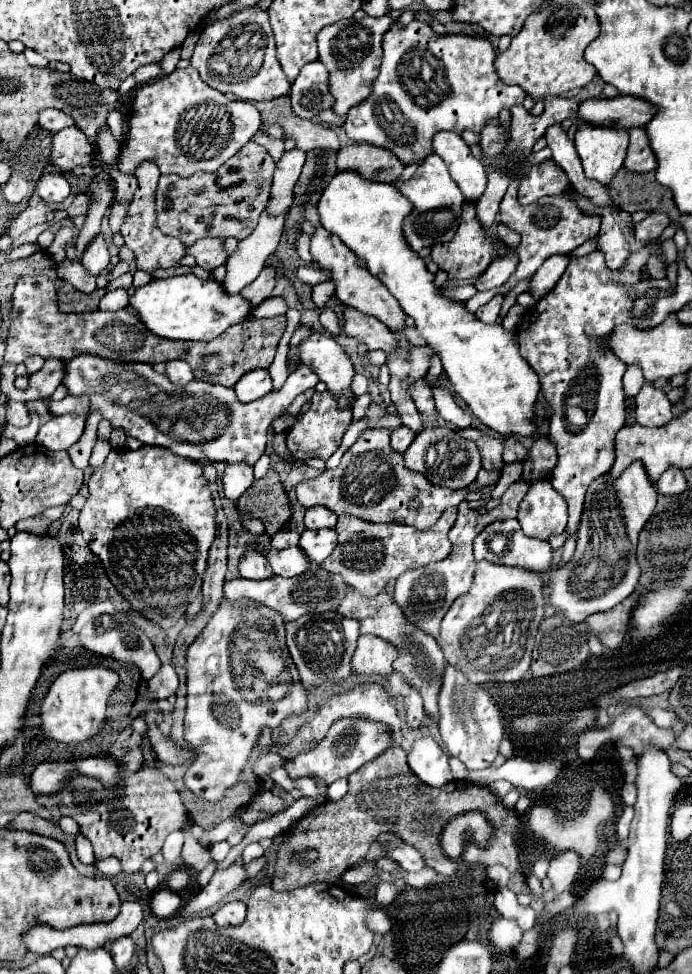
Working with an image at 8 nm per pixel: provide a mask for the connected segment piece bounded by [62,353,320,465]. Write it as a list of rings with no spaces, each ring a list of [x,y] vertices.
[[[92,353],[74,355],[72,359],[64,361],[66,377],[64,385],[70,395],[88,395],[90,399],[90,411],[100,411],[102,419],[110,421],[112,429],[122,429],[126,437],[136,437],[146,445],[162,445],[170,449],[176,455],[202,459],[208,457],[212,461],[224,461],[224,463],[248,463],[256,465],[256,461],[262,457],[266,443],[268,443],[268,427],[270,423],[284,411],[288,411],[288,405],[306,389],[314,387],[320,379],[308,365],[300,365],[296,371],[290,373],[284,387],[280,391],[272,391],[262,399],[256,399],[252,403],[240,403],[236,399],[234,389],[222,387],[222,385],[210,385],[210,393],[200,393],[196,397],[190,397],[186,389],[174,385],[166,375],[160,375],[152,369],[148,363],[122,363],[122,365],[108,365],[116,363],[110,359],[96,357]]]

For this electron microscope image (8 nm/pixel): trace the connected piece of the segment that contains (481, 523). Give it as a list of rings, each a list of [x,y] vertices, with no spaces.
[[[516,481],[514,485],[510,485],[506,489],[506,493],[500,499],[500,505],[494,507],[494,511],[486,513],[486,515],[478,515],[474,513],[468,503],[460,503],[458,505],[458,519],[454,523],[454,527],[450,529],[448,538],[452,543],[452,552],[444,561],[438,563],[430,563],[424,565],[420,569],[408,571],[408,585],[396,585],[394,591],[394,601],[402,607],[402,611],[406,613],[408,619],[414,619],[416,627],[420,627],[422,631],[426,631],[428,635],[436,637],[440,633],[440,621],[444,617],[444,613],[450,609],[452,601],[456,601],[456,597],[464,595],[474,579],[474,569],[476,569],[476,559],[472,555],[472,543],[474,537],[492,521],[500,521],[502,517],[516,517],[518,513],[518,505],[524,499],[524,495],[528,493],[530,485],[524,485],[524,481]]]

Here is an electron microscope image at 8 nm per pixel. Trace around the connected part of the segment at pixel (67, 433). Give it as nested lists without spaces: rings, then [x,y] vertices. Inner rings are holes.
[[[60,415],[52,417],[38,431],[36,441],[50,451],[70,449],[84,433],[86,417],[84,415]]]

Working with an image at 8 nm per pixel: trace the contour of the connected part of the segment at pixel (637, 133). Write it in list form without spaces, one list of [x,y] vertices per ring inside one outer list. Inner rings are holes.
[[[630,129],[630,145],[624,167],[638,173],[648,173],[656,169],[656,155],[648,145],[648,135],[644,129]]]

